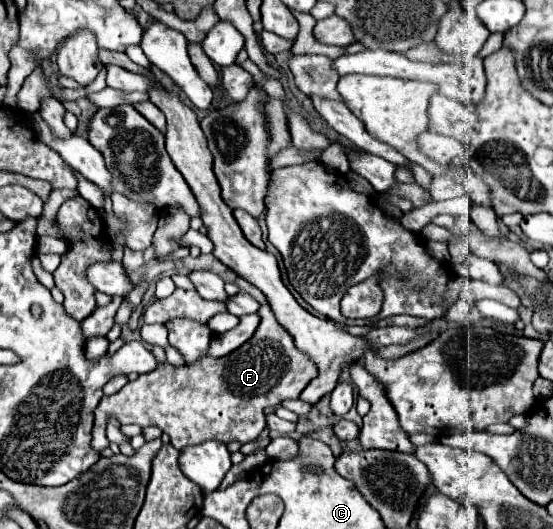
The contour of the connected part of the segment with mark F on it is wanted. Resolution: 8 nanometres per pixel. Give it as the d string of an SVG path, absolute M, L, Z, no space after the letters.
M269 305L259 311L259 329L251 341L243 343L237 351L225 357L201 357L199 361L183 367L173 367L165 359L163 347L153 347L159 365L135 381L127 383L119 393L103 397L95 409L93 447L103 451L107 447L107 419L113 417L121 425L139 423L141 427L155 425L171 437L175 449L197 445L203 441L255 441L265 429L263 409L275 407L285 399L297 399L305 385L317 375L315 363L309 361L293 343L283 327L275 321Z

